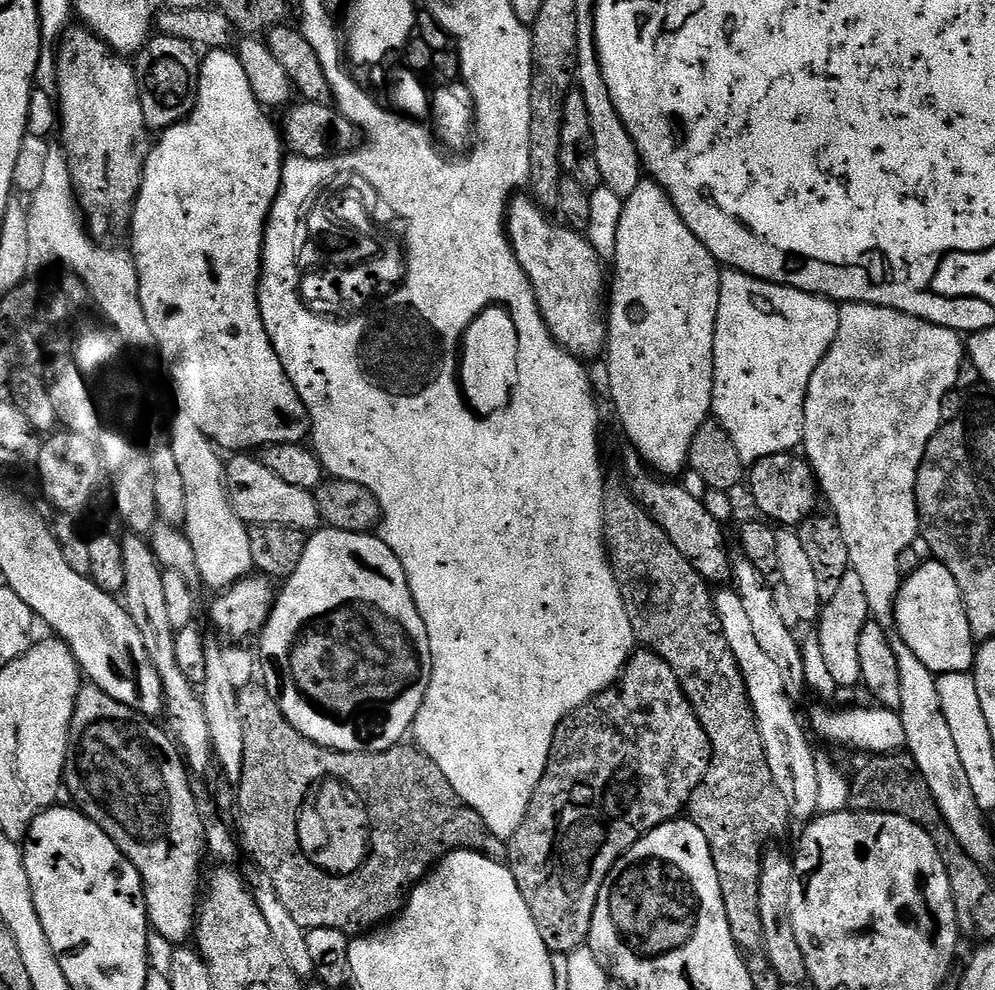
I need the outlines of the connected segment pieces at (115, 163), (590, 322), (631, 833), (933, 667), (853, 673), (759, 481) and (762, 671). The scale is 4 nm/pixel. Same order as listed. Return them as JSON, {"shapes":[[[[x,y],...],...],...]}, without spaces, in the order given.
{"shapes":[[[[79,26],[68,36],[68,41],[64,44],[64,49],[60,52],[60,96],[58,92],[58,116],[62,121],[62,132],[64,128],[64,140],[68,143],[68,152],[72,155],[70,159],[70,171],[74,181],[75,191],[78,193],[78,203],[82,209],[83,215],[86,217],[86,224],[93,233],[96,232],[116,232],[120,227],[129,223],[133,207],[136,199],[140,196],[140,187],[142,186],[142,178],[144,177],[144,167],[148,161],[148,153],[150,151],[150,129],[146,122],[146,114],[142,110],[142,102],[140,101],[140,81],[136,78],[135,67],[131,63],[128,64],[123,55],[117,54],[96,35],[95,32],[87,27]]],[[[513,195],[506,217],[508,243],[530,278],[540,313],[552,337],[570,355],[589,362],[599,352],[601,355],[608,343],[605,261],[596,253],[587,235],[548,216],[551,215],[531,195]]],[[[636,650],[628,667],[620,673],[619,680],[610,685],[605,692],[599,692],[592,700],[588,700],[578,710],[574,710],[558,726],[554,734],[554,742],[550,746],[550,758],[534,794],[530,798],[530,806],[522,826],[507,841],[508,855],[506,863],[514,874],[514,882],[518,882],[518,890],[522,898],[526,898],[526,906],[530,906],[530,914],[534,918],[534,926],[538,926],[538,934],[542,934],[542,942],[546,942],[549,952],[567,954],[576,948],[587,945],[590,926],[594,918],[594,906],[598,902],[598,894],[610,874],[610,870],[637,844],[650,830],[662,826],[668,820],[675,820],[688,807],[688,799],[694,790],[704,781],[706,770],[712,761],[712,747],[706,730],[702,730],[702,722],[698,722],[698,714],[690,706],[674,670],[662,657],[647,650]]],[[[929,559],[928,564],[924,564],[921,568],[916,568],[912,573],[905,575],[900,581],[900,589],[896,595],[896,623],[894,625],[895,635],[902,638],[902,642],[906,642],[906,646],[910,646],[910,650],[914,650],[914,658],[918,658],[918,662],[922,662],[922,666],[926,666],[934,673],[942,672],[971,672],[972,665],[976,662],[977,641],[972,639],[972,631],[970,630],[970,618],[966,618],[966,606],[962,602],[962,594],[958,590],[958,582],[954,582],[954,574],[950,574],[950,570],[946,570],[946,566],[942,566],[937,560]]],[[[851,570],[842,578],[834,598],[830,598],[820,609],[818,627],[815,629],[821,638],[823,659],[834,678],[837,689],[852,688],[861,683],[862,665],[858,663],[858,638],[862,638],[862,626],[870,619],[866,589],[862,587],[862,578]]],[[[783,452],[762,458],[746,472],[746,488],[752,491],[752,500],[765,521],[776,526],[798,526],[817,511],[818,481],[812,465],[803,455]]],[[[720,590],[715,593],[714,599],[724,637],[746,682],[748,697],[756,715],[758,734],[766,750],[766,762],[770,762],[770,774],[774,774],[774,782],[778,790],[782,790],[782,798],[786,798],[789,817],[793,821],[807,822],[819,813],[815,765],[817,753],[812,750],[812,744],[808,741],[809,733],[806,728],[804,733],[804,728],[800,725],[795,710],[792,709],[792,700],[788,697],[791,696],[790,690],[782,678],[782,673],[779,672],[778,666],[774,666],[770,654],[766,654],[766,650],[762,650],[758,643],[740,595],[734,590]]]]}

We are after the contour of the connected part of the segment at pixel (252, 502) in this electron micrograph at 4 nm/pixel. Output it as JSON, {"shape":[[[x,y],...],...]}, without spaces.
{"shape":[[[236,454],[231,457],[226,464],[226,475],[228,478],[228,494],[232,499],[236,513],[242,517],[244,523],[249,526],[257,524],[277,524],[287,528],[296,528],[305,534],[311,534],[321,527],[322,519],[315,495],[312,492],[302,490],[298,486],[290,486],[290,482],[282,482],[278,474],[273,474],[271,470],[266,470],[262,462],[252,454]]]}

